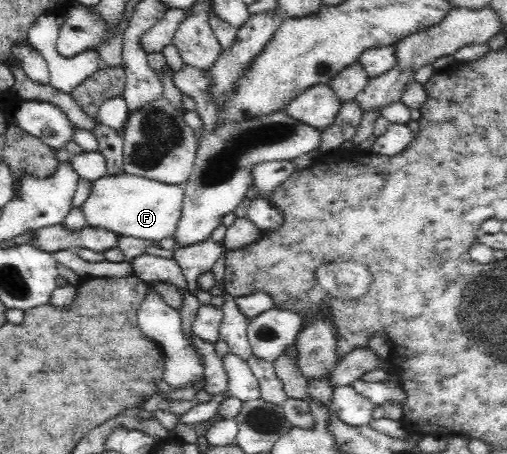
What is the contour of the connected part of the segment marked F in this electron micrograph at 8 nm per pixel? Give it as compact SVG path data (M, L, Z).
M126 173L105 175L92 181L90 193L81 207L91 227L109 230L119 237L160 242L175 235L182 215L184 188L185 183L165 184Z

